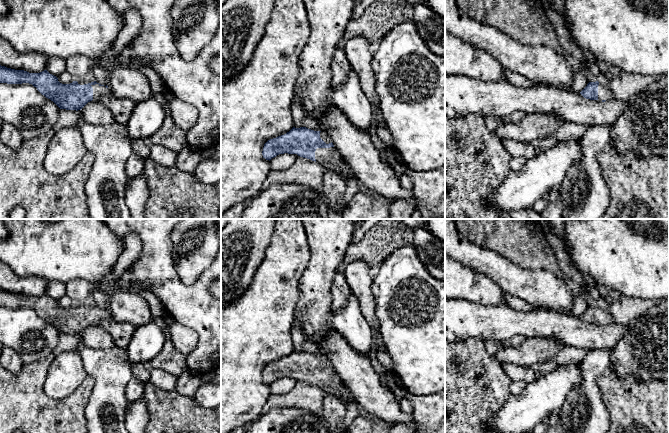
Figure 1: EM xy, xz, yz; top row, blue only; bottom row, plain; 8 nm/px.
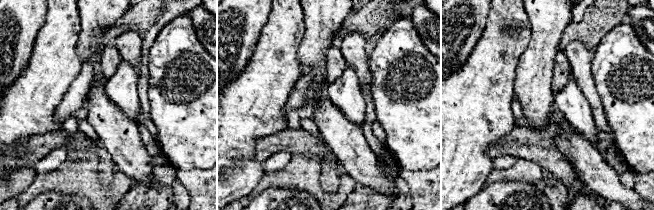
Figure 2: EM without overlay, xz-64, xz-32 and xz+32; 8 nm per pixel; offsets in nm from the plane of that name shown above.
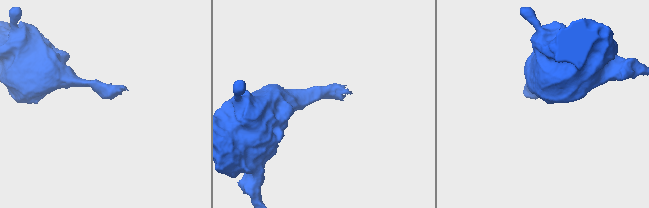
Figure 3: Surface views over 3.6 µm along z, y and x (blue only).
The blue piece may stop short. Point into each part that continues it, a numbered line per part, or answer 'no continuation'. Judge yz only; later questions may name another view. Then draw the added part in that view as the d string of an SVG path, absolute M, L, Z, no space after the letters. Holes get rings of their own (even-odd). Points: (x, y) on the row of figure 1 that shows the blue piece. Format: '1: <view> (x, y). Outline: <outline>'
1: yz (604, 93). Outline: M599 83L598 85L598 100L599 101L602 101L602 100L606 100L606 101L610 101L610 100L613 100L614 99L614 94L613 92L603 86L601 83Z

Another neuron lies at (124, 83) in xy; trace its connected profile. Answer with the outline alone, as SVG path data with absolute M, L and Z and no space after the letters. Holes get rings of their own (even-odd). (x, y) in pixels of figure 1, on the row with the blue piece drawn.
M116 65L109 74L107 86L118 98L138 103L153 97L149 80L142 72Z

